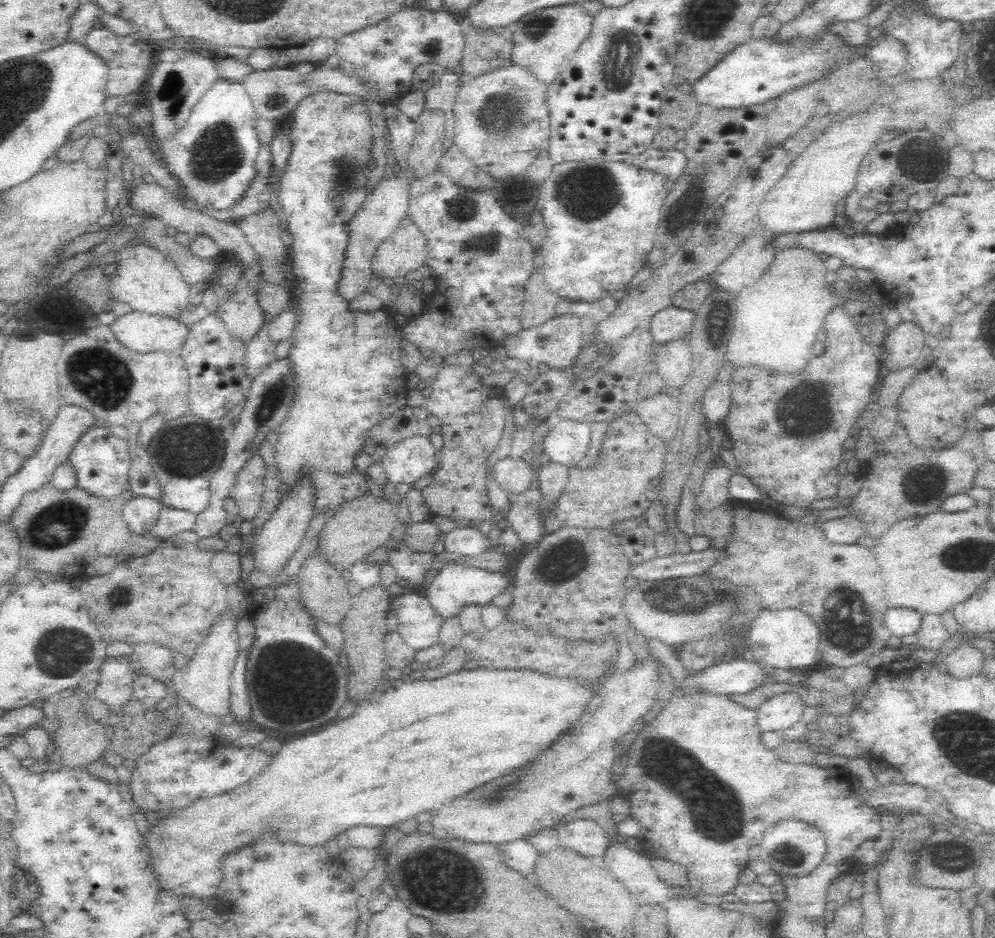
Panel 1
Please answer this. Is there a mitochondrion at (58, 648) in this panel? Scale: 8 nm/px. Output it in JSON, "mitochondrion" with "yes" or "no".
{"mitochondrion":"yes"}

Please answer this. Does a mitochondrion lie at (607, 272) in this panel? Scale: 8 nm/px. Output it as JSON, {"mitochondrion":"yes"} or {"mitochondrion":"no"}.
{"mitochondrion":"no"}

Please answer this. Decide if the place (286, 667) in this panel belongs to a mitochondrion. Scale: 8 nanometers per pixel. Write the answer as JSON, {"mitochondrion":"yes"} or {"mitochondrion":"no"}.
{"mitochondrion":"yes"}

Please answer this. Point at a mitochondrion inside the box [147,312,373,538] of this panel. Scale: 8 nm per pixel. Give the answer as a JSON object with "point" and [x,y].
{"point":[184,448]}

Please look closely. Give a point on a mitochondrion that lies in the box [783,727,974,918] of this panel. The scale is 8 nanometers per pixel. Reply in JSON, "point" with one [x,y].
{"point":[953,858]}

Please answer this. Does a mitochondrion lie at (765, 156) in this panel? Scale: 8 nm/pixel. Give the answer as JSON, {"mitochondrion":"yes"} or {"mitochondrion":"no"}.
{"mitochondrion":"no"}

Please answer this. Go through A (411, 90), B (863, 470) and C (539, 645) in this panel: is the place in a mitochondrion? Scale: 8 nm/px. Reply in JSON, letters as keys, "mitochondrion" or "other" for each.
{"A":"other","B":"other","C":"other"}

